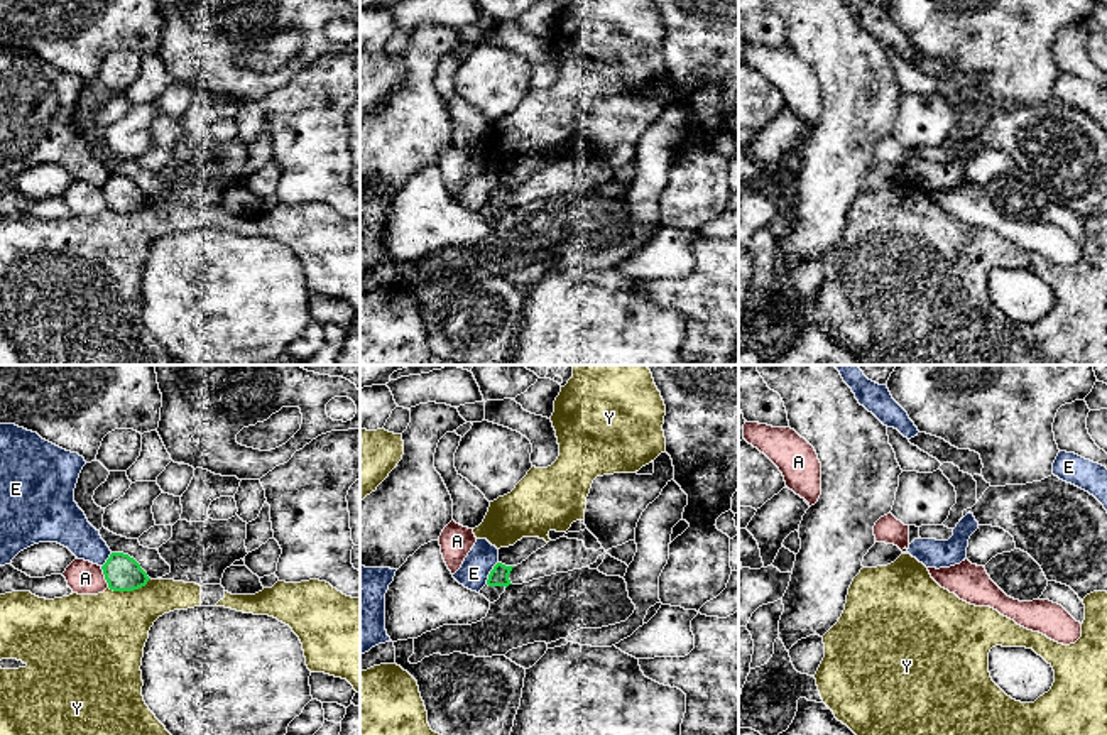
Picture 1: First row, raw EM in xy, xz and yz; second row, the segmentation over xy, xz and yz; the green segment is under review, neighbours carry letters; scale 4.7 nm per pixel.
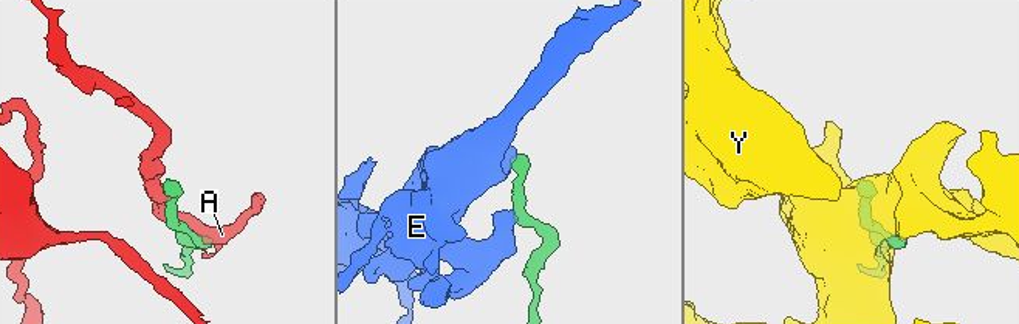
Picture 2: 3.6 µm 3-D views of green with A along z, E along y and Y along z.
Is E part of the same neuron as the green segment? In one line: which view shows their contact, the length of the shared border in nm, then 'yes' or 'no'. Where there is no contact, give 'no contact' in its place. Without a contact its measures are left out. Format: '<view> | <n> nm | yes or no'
xz | 130 nm | no

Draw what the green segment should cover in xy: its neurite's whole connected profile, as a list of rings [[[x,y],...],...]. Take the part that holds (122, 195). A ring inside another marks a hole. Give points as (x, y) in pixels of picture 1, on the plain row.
[[[112,174],[101,191],[113,213],[134,213],[150,201],[140,186],[123,174]]]

